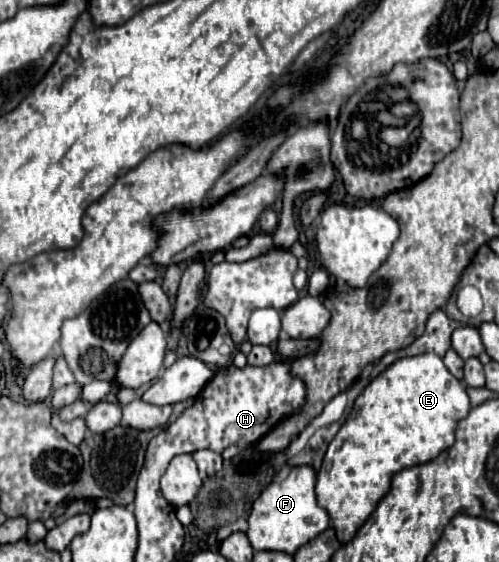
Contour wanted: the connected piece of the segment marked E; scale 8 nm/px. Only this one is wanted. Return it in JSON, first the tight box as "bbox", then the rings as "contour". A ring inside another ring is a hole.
{"bbox":[317,353,471,543],"contour":[[[435,353],[403,357],[389,365],[365,387],[365,391],[355,401],[353,413],[329,443],[323,465],[317,473],[317,501],[323,509],[327,509],[341,543],[349,543],[355,537],[357,529],[367,521],[377,503],[389,491],[391,477],[395,473],[427,463],[455,443],[455,427],[467,417],[469,409],[471,405],[465,387],[449,373],[449,369],[443,365],[443,359]]]}

